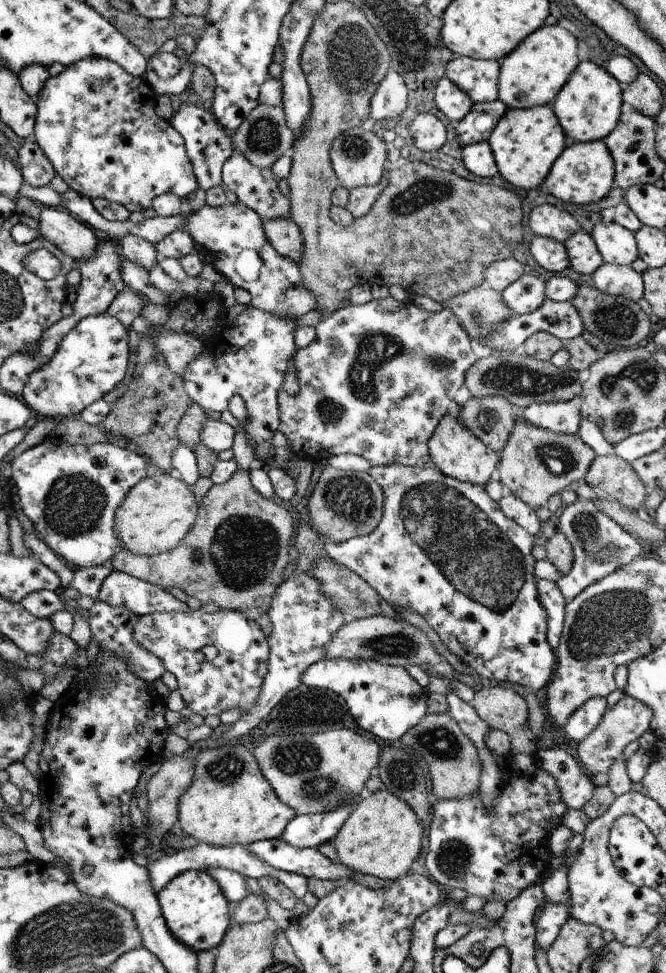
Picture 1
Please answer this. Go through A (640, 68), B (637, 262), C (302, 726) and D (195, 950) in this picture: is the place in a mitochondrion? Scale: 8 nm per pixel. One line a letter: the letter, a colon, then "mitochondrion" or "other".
A: other
B: other
C: mitochondrion
D: other

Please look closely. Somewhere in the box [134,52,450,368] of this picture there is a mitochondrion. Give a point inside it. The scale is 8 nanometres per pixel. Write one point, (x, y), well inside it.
(263, 139)

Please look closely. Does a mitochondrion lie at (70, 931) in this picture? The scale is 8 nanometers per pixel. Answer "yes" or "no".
yes

